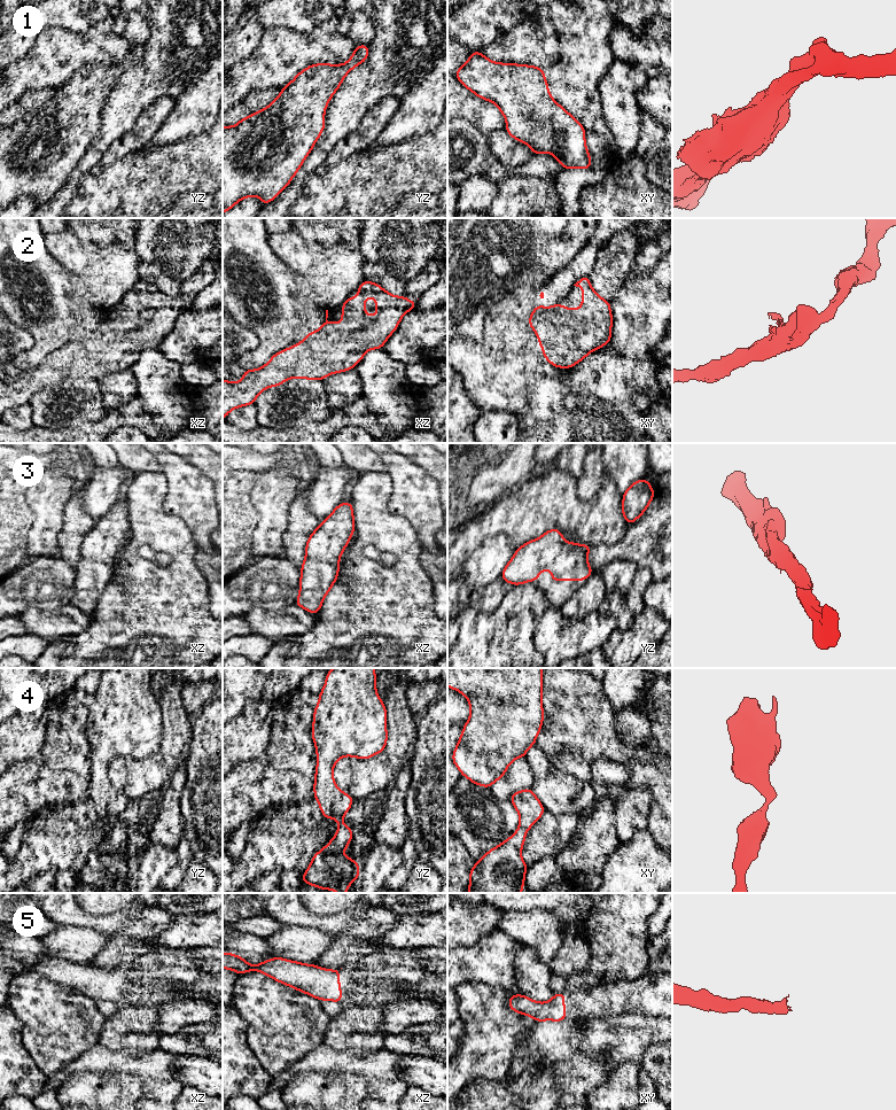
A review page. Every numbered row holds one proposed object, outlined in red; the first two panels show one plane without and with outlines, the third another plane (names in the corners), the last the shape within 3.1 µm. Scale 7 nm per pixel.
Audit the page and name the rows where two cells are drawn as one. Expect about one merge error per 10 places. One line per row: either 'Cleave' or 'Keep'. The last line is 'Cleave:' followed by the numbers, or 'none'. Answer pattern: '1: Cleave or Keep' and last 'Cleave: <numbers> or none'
1: Keep
2: Keep
3: Keep
4: Keep
5: Keep
Cleave: none

